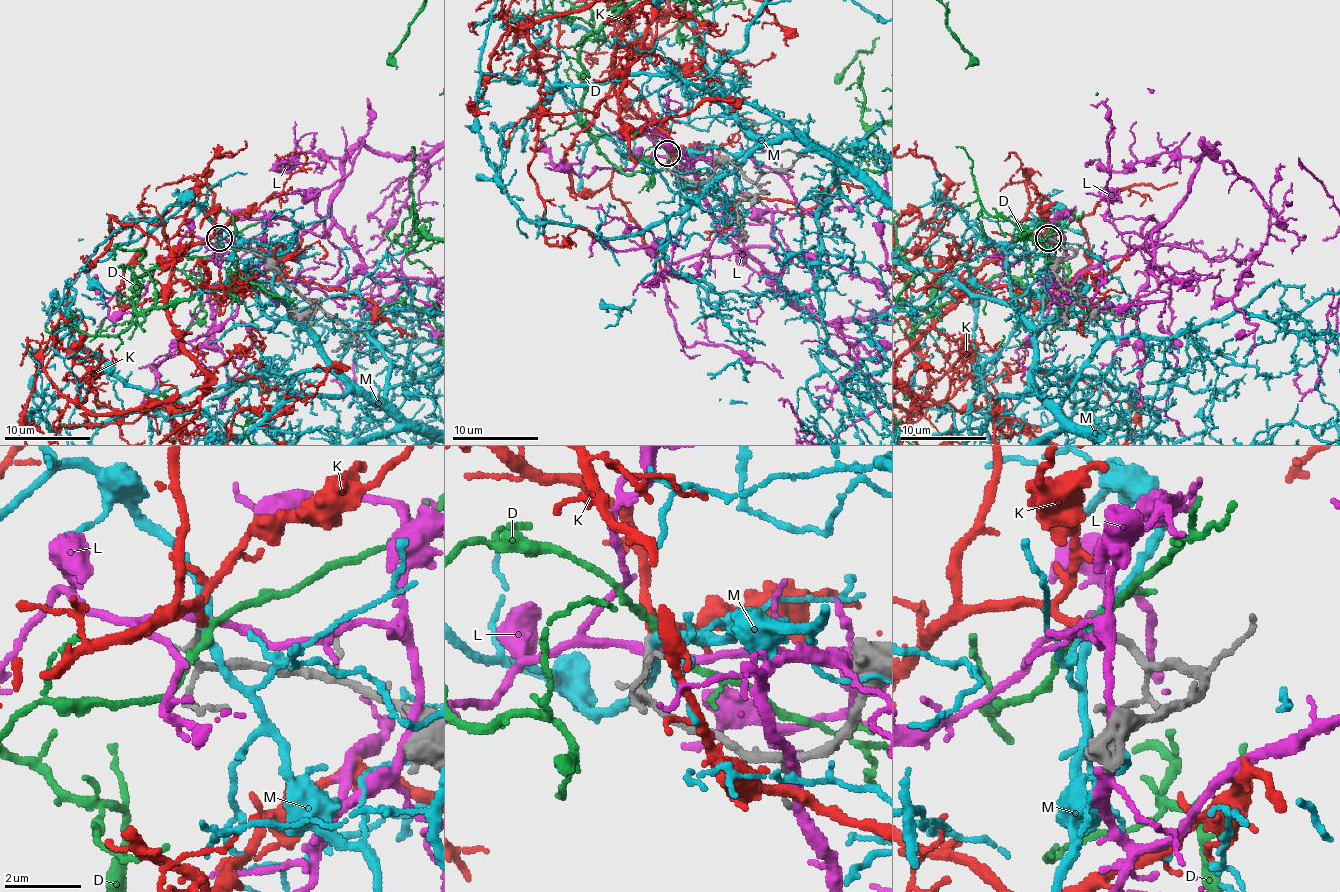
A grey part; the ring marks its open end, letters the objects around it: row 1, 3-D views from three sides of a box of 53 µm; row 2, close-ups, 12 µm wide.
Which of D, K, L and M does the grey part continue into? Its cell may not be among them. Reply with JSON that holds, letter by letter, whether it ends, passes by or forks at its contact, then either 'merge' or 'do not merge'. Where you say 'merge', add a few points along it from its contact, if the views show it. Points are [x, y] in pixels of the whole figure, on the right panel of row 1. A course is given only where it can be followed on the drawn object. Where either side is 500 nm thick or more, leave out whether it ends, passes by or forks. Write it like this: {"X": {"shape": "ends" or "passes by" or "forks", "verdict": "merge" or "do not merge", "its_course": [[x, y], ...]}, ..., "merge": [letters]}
{"D": {"shape": "passes by", "verdict": "do not merge"}, "K": {"shape": "passes by", "verdict": "merge"}, "L": {"shape": "passes by", "verdict": "do not merge"}, "M": {"shape": "passes by", "verdict": "do not merge"}, "merge": ["K"]}

